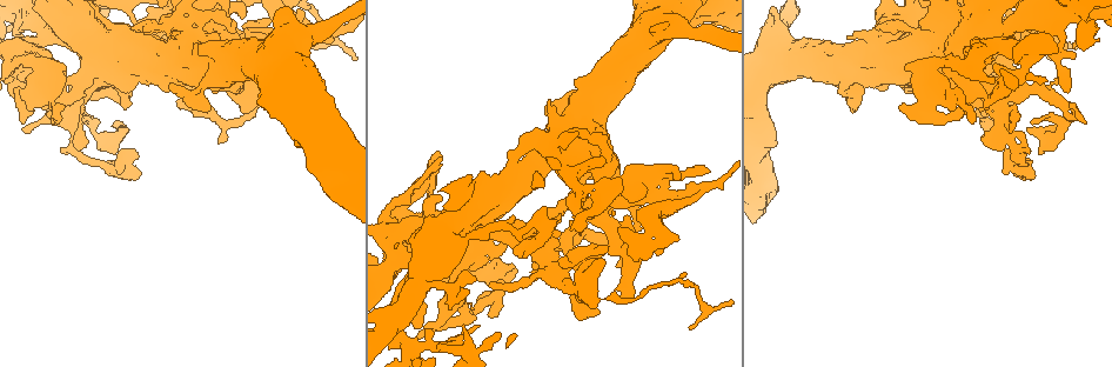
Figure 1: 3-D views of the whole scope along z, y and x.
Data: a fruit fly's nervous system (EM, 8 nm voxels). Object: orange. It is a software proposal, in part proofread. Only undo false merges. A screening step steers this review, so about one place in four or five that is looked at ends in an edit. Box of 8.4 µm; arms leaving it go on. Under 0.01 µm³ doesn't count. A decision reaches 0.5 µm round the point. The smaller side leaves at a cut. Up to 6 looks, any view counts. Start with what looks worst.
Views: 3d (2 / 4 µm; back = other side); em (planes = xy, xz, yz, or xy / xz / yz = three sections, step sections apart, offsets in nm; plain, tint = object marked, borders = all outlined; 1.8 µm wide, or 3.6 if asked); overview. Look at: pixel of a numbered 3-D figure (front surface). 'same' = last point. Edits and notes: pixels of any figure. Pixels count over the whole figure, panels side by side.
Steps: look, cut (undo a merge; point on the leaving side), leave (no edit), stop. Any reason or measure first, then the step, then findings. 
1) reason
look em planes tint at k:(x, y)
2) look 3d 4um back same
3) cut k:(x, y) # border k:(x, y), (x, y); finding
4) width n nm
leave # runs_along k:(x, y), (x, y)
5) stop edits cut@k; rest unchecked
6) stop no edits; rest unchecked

look 3d 2um at 1:(399, 257)

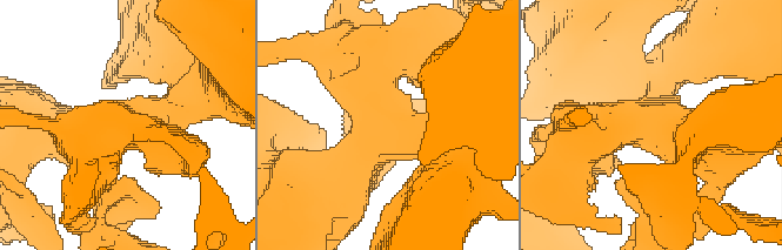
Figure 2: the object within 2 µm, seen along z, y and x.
look em planes tint at 2:(390, 127)

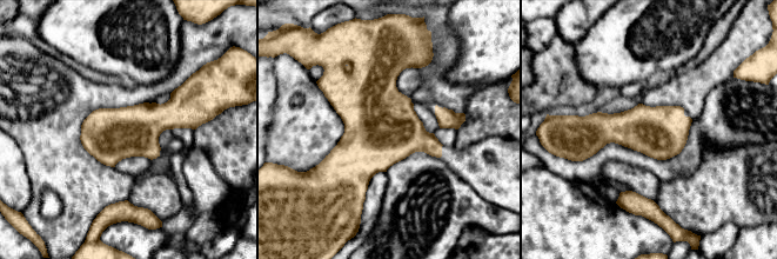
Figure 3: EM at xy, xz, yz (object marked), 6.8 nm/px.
width 360 nm
leave # one neuron here

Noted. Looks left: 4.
looks like a crossing
look 3d 4um at 1:(410, 344)

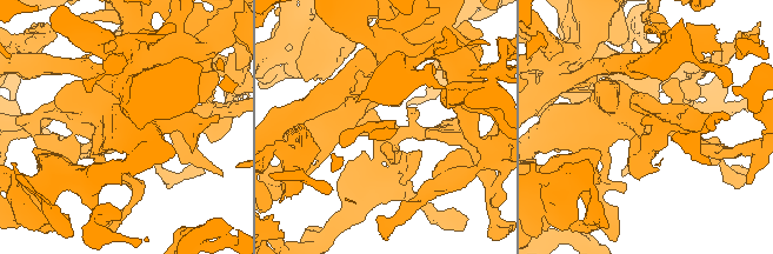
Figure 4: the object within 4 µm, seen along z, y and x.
look em xz step 16 tint at 4:(648, 130)

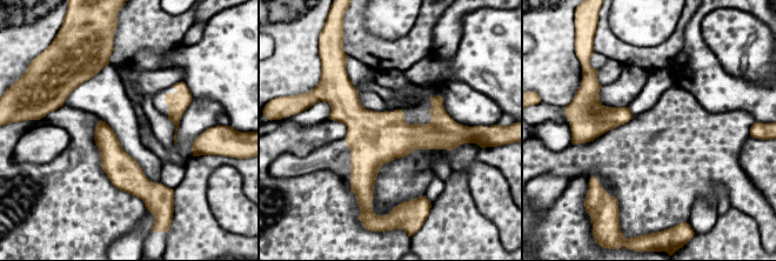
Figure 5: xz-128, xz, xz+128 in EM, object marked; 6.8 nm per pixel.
cut it another way
look em planes tint same

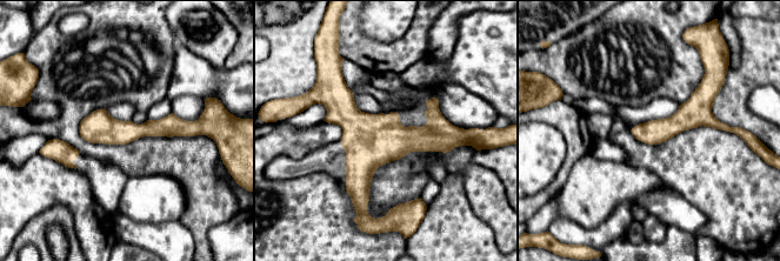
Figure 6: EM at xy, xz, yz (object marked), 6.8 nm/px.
leave # runs_along 6:(324, 100), (370, 138), (457, 138); all the same neuron

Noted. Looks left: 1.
look em planes tint at 1:(175, 19)

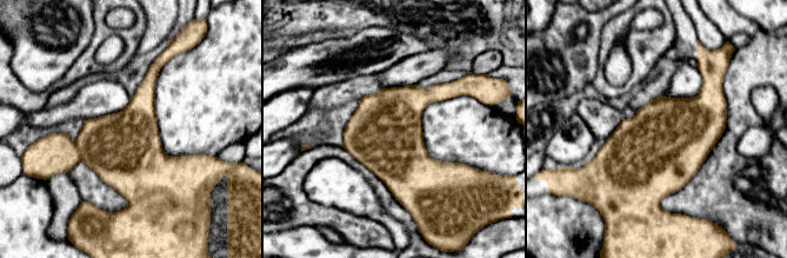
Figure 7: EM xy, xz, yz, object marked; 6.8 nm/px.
leave # continuous, no second neuron

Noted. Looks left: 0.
stop no edits; rest unchecked

